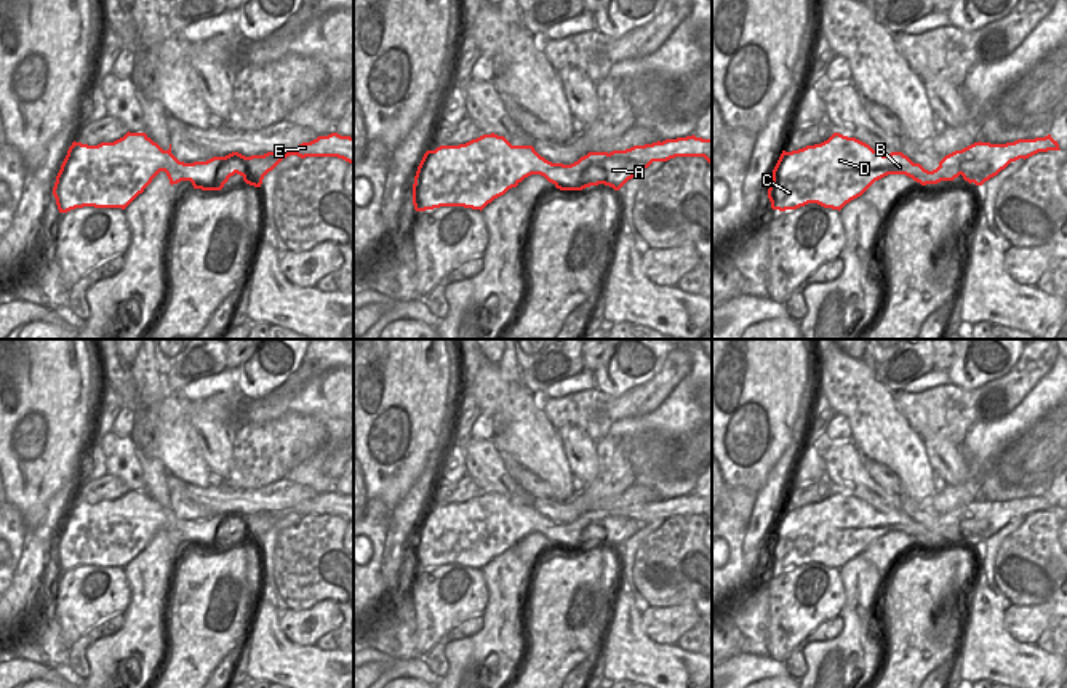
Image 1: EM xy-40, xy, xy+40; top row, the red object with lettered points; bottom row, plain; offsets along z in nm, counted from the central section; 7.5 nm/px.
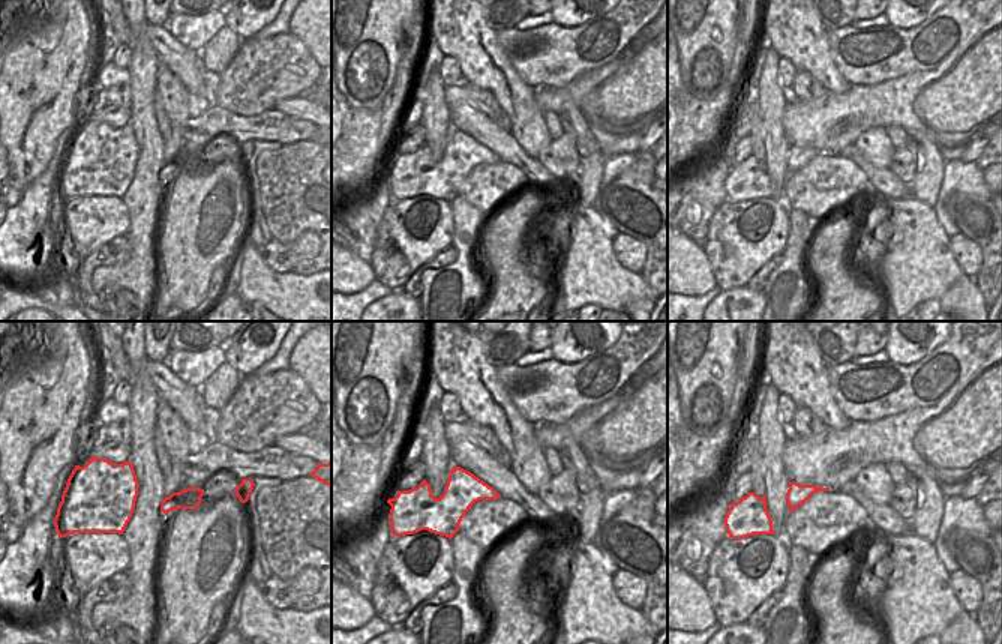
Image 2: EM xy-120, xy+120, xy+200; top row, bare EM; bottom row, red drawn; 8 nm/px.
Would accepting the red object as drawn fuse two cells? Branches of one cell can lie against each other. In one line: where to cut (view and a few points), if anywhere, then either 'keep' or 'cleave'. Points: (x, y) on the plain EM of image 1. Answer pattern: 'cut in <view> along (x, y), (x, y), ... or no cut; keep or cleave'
no cut; keep

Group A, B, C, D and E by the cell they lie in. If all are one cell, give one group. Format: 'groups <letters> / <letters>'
groups A B C D E

